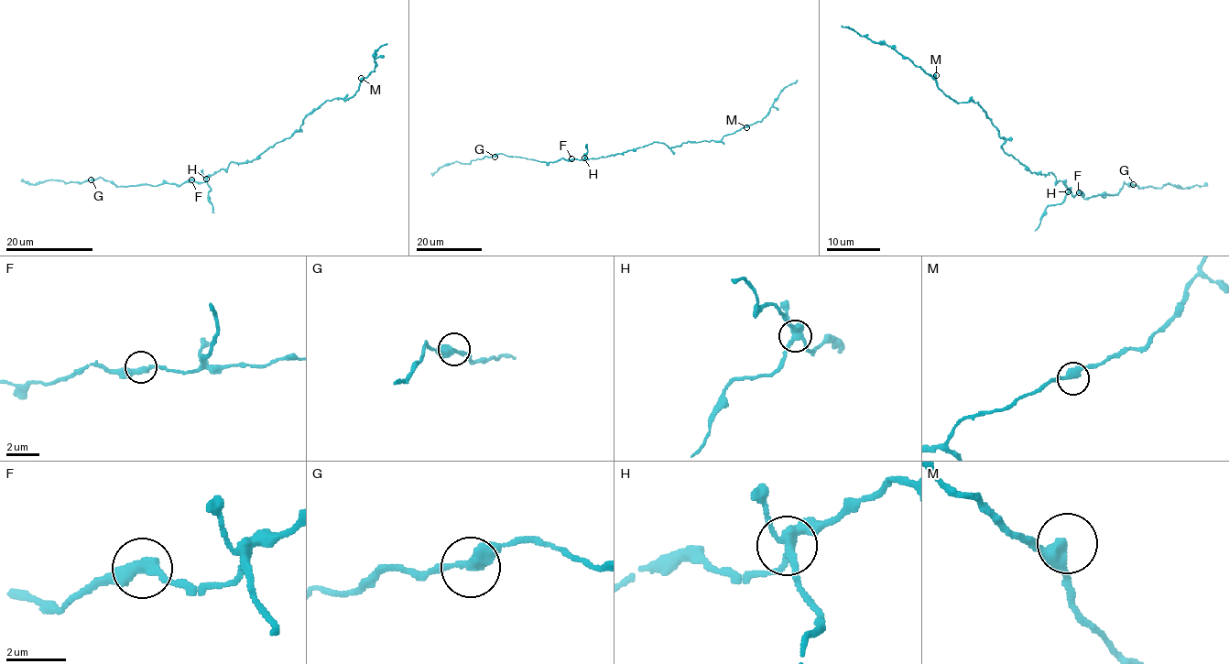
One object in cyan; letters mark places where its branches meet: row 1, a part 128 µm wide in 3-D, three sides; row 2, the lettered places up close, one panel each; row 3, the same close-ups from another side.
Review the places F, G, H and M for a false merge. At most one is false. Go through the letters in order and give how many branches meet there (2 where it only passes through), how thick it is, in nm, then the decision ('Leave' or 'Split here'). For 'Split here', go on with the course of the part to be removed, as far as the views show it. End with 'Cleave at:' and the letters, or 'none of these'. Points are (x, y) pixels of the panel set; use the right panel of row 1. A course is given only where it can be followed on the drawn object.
F: Branches: 2. Thickness 360 nm. Leave
G: Branches: 2. Thickness 380 nm. Leave
H: Branches: 4. Thickness 300 nm. Split here. Course of the part to remove: (1068, 191), (1060, 204), (1046, 208), (1035, 231)
M: Branches: 2. Thickness 380 nm. Leave
Cleave at: H

